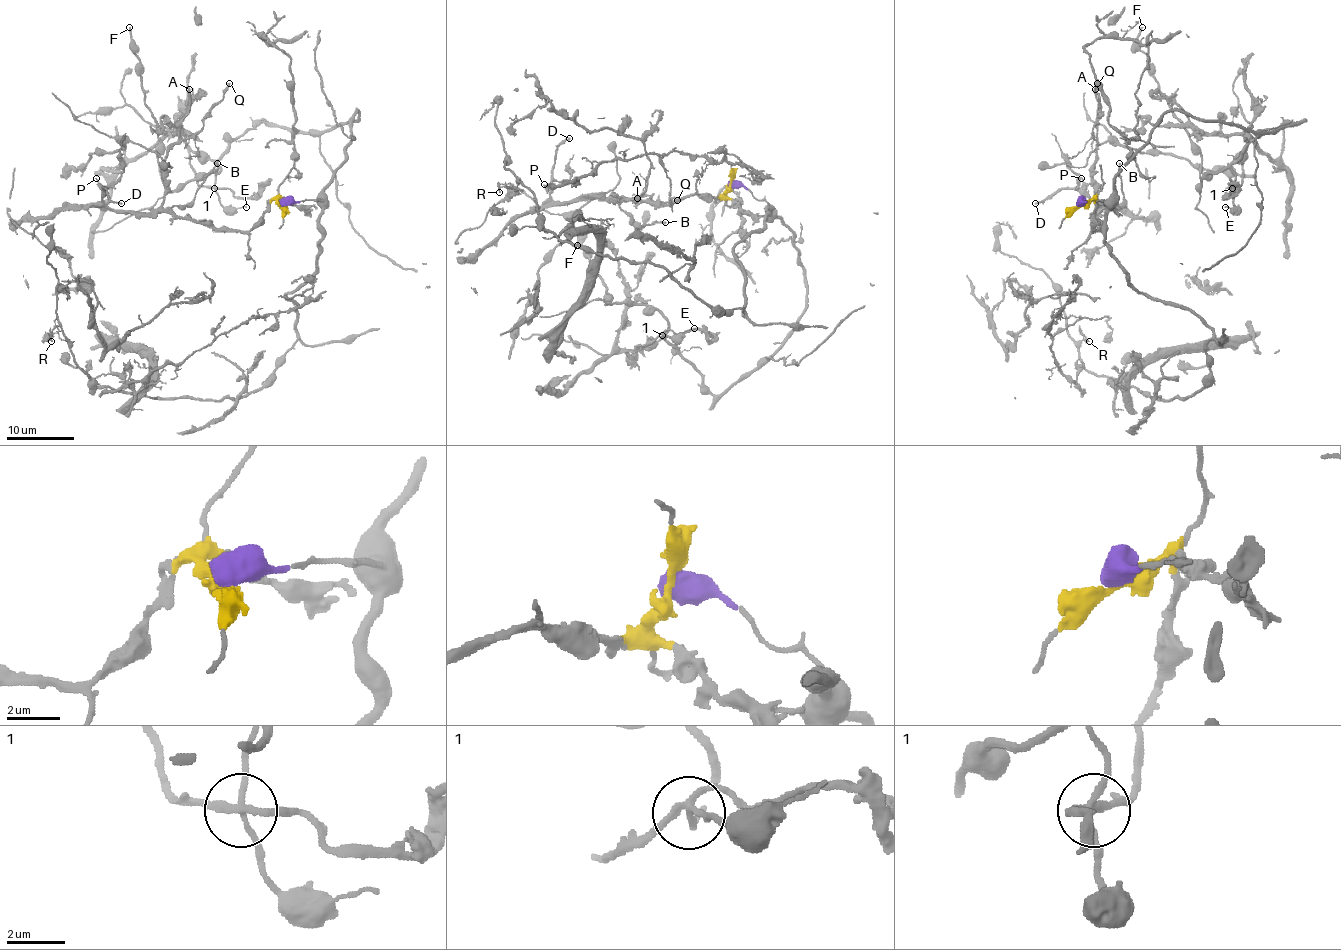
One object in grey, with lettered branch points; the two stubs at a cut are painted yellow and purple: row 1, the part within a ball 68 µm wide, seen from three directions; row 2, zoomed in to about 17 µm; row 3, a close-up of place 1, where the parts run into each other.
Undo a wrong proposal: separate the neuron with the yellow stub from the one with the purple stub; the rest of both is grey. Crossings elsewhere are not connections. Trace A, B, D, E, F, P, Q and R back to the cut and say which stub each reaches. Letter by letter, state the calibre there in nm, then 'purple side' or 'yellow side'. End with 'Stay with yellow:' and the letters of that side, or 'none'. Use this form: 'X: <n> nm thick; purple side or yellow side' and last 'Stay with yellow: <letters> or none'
A: 190 nm thick; yellow side
B: 100 nm thick; yellow side
D: 200 nm thick; yellow side
E: 100 nm thick; purple side
F: 220 nm thick; purple side
P: 130 nm thick; yellow side
Q: 180 nm thick; yellow side
R: 140 nm thick; purple side
Stay with yellow: A, B, D, P, Q

